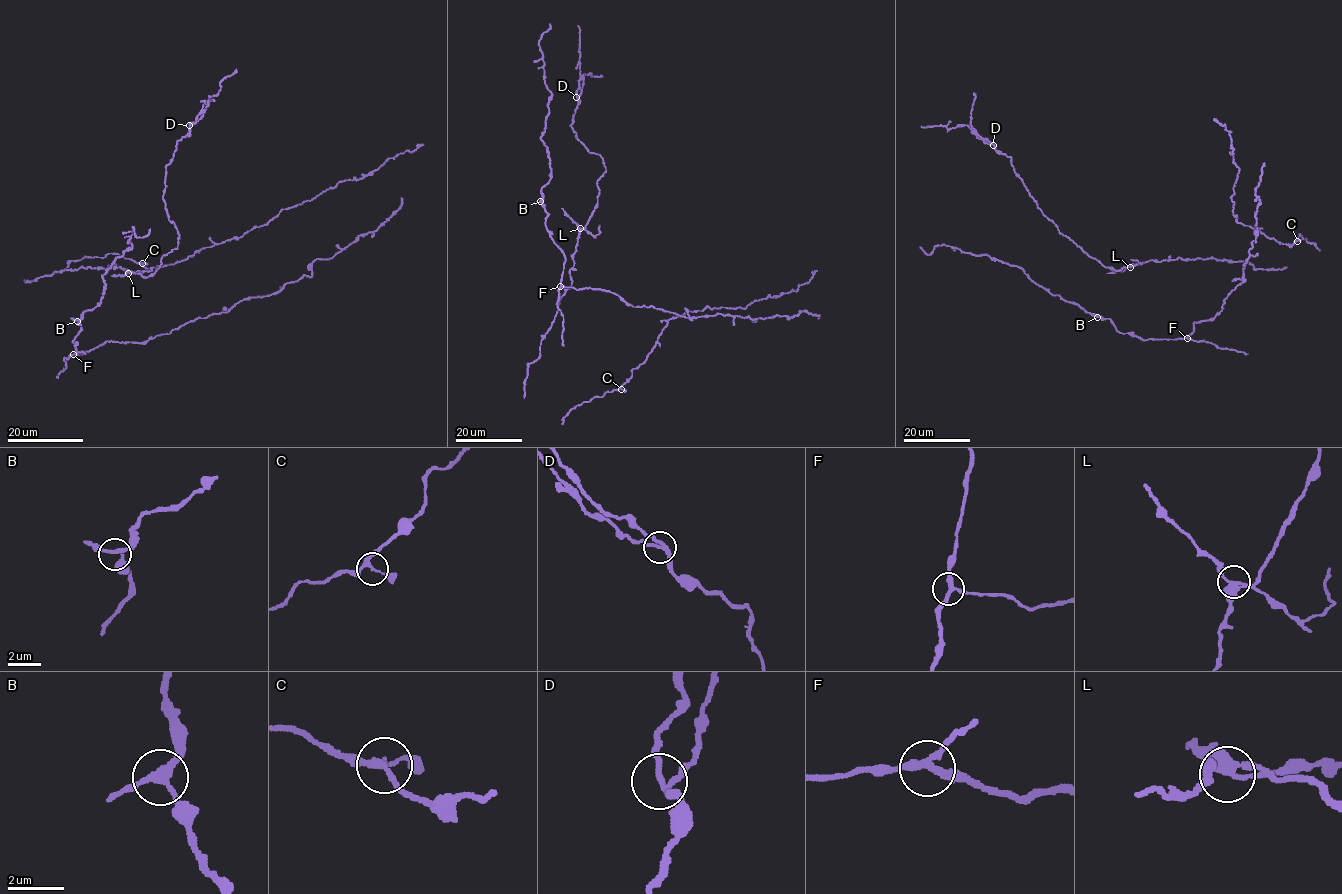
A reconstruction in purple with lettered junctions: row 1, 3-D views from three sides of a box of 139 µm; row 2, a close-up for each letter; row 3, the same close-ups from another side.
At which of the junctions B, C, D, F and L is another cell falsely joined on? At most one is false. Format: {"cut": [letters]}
{"cut": ["L"]}

